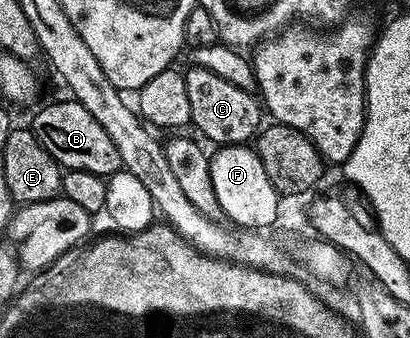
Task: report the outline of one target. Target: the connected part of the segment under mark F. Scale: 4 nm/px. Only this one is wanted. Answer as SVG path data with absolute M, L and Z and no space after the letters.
M235 144L215 151L210 158L212 187L215 188L216 199L220 202L225 217L230 222L234 221L235 227L242 226L238 228L245 228L250 232L265 231L265 226L273 227L280 194L272 180L268 180L268 172L264 172L264 164L257 149L246 144Z

